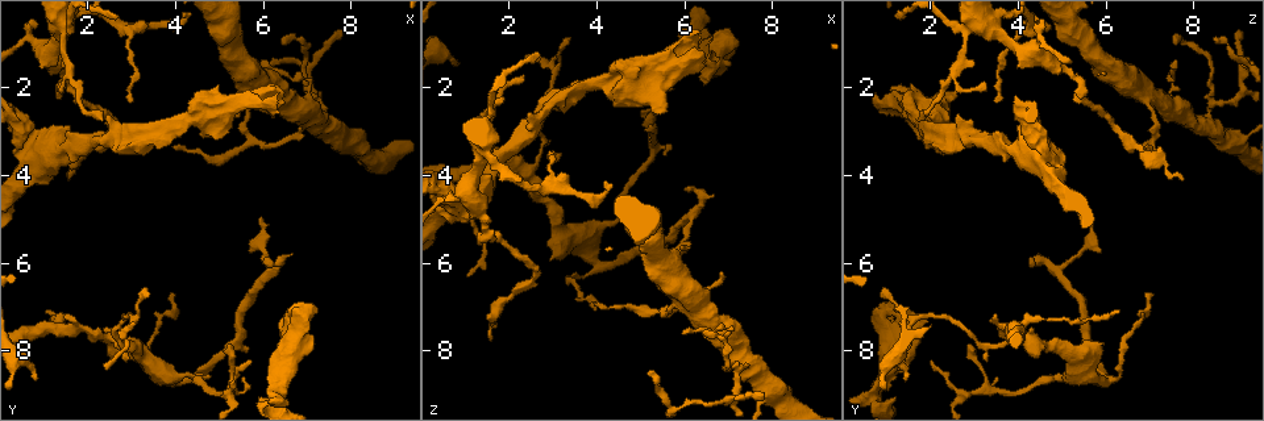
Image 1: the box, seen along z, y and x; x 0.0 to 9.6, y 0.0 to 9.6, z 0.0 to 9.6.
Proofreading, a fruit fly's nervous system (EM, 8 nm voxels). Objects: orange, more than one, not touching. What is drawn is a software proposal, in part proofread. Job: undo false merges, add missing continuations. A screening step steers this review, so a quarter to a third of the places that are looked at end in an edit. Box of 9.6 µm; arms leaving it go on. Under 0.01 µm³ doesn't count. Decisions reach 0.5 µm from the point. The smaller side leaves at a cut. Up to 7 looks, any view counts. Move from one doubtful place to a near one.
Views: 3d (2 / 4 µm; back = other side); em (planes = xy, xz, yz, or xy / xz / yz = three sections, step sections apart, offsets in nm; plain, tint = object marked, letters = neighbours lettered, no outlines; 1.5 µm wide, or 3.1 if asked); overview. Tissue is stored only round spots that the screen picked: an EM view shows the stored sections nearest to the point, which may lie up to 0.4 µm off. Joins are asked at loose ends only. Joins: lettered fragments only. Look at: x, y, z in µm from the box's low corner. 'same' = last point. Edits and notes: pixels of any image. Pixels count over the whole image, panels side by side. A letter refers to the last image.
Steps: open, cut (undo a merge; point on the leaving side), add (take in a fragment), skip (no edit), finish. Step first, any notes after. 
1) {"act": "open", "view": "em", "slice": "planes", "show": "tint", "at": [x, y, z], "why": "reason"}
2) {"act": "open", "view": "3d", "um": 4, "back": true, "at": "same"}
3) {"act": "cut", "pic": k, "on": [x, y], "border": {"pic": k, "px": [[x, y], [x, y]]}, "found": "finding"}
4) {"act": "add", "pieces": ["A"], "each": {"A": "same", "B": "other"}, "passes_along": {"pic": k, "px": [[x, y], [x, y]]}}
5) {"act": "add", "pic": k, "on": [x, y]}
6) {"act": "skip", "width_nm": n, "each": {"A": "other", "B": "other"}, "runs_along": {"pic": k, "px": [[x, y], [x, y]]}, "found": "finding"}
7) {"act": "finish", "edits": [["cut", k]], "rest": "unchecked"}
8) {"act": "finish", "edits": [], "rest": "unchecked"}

{"act": "open", "view": "3d", "um": 2, "at": [3.80, 6.70, 6.90], "why": "thin end"}

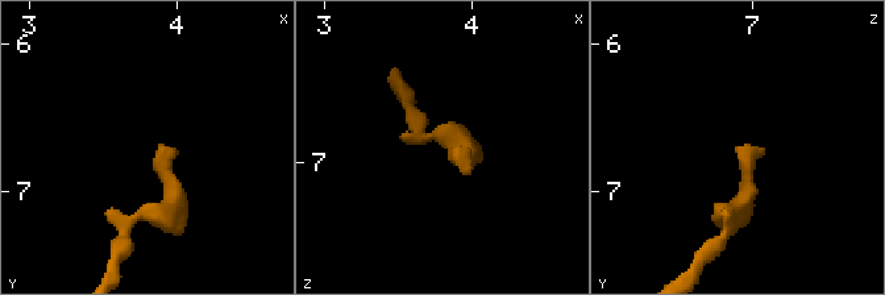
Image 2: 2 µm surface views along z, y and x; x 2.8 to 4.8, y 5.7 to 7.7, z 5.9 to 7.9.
{"act": "open", "view": "em", "slice": "planes", "show": "tint", "at": [3.86, 6.70, 6.92]}

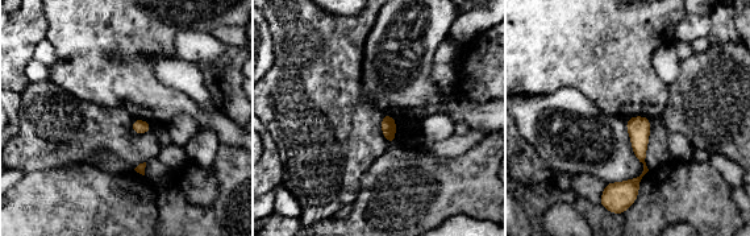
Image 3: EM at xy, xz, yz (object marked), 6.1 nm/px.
{"act": "open", "view": "em", "slice": "planes", "show": "letters", "at": "same"}

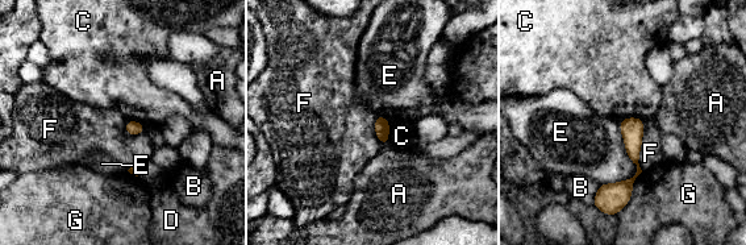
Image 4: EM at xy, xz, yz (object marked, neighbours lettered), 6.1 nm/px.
{"act": "skip", "each": {"A": "other", "B": "other", "C": "other", "D": "other", "E": "other", "F": "other", "G": "other"}, "border": {"pic": 4, "px": [[644, 120], [638, 161], [641, 170]]}, "found": "none of them fits"}

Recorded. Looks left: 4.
{"act": "open", "view": "3d", "um": 4, "at": [5.20, 0.95, 8.50], "why": "tapers out"}

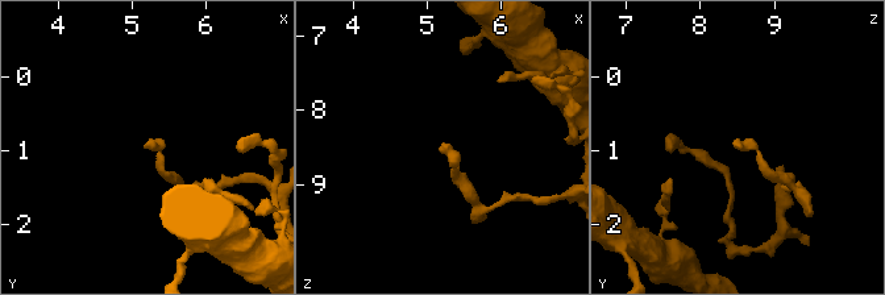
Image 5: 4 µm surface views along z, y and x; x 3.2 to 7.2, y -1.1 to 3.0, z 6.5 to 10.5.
{"act": "open", "view": "em", "slice": "planes", "show": "plain", "at": [5.15, 0.95, 8.50]}

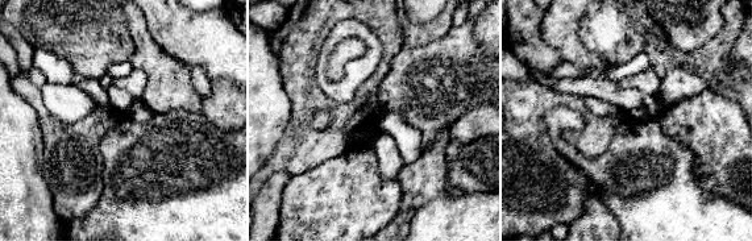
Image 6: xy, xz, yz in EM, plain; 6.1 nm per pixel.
{"act": "open", "view": "em", "slice": "planes", "show": "letters", "at": "same", "why": "what lies round it"}

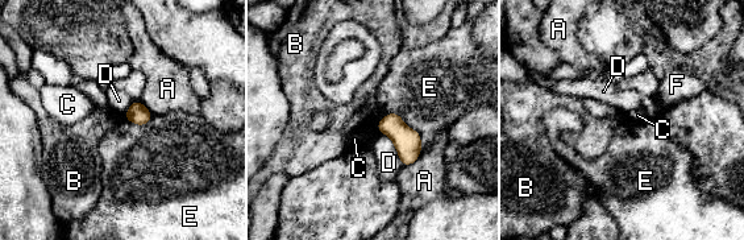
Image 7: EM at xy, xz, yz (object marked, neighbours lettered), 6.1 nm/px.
{"act": "skip", "width_nm": 120, "each": {"A": "other", "B": "other", "C": "other", "D": "other", "E": "other", "F": "other"}, "border": {"pic": 7, "px": [[375, 124], [397, 114], [420, 152]]}, "found": "none of them fits"}

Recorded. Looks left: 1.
{"act": "open", "view": "em", "slice": "planes", "show": "letters", "at": [6.05, 5.85, 4.30], "why": "free end"}

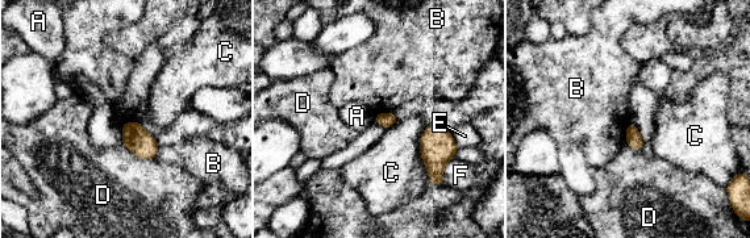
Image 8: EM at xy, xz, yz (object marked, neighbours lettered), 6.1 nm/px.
{"act": "skip", "each": {"A": "other", "B": "other", "C": "other", "D": "other", "E": "other", "F": "other"}, "found": "none of them fits"}

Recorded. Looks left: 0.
{"act": "finish", "edits": [], "rest": "unchecked"}

